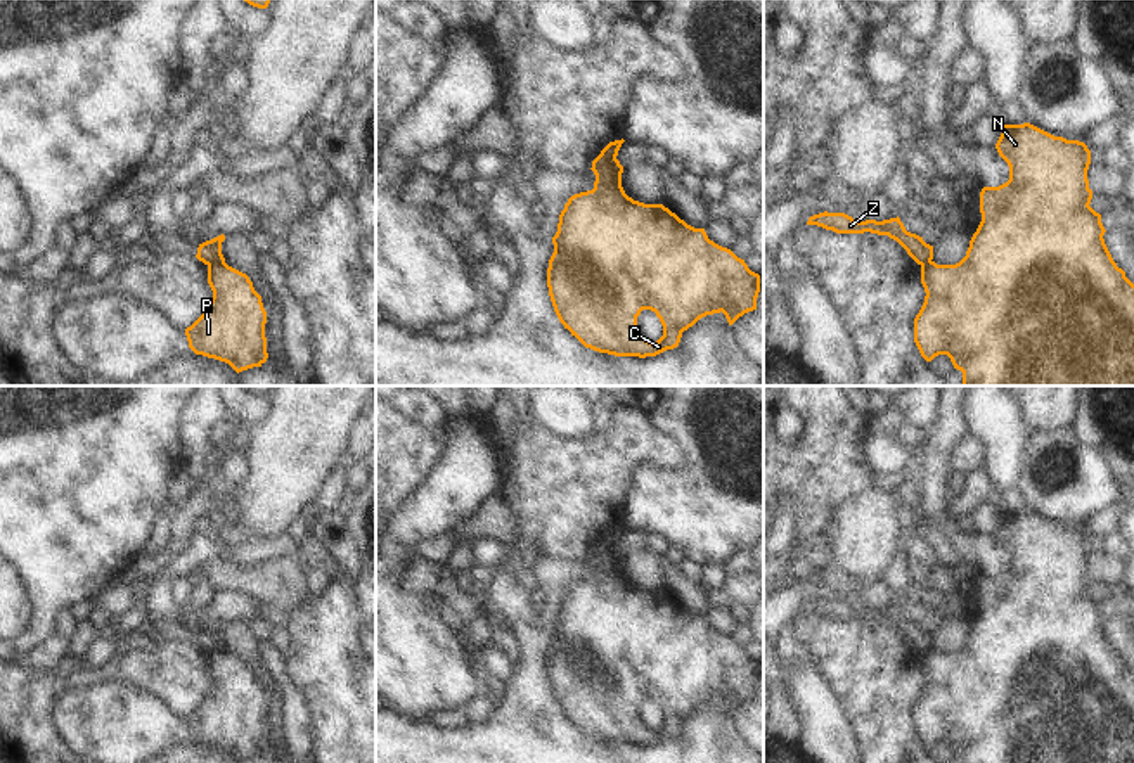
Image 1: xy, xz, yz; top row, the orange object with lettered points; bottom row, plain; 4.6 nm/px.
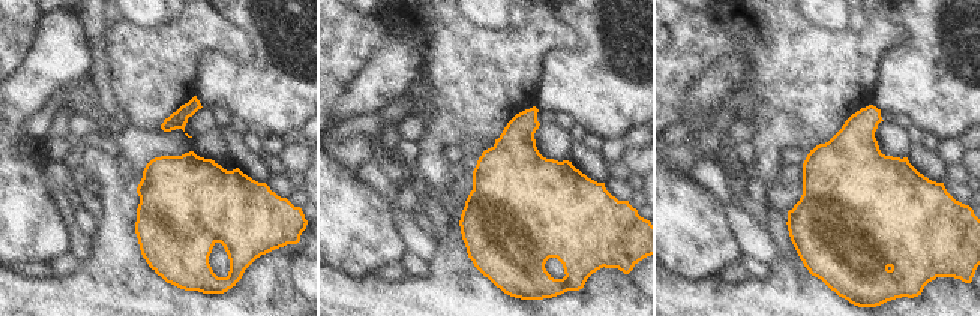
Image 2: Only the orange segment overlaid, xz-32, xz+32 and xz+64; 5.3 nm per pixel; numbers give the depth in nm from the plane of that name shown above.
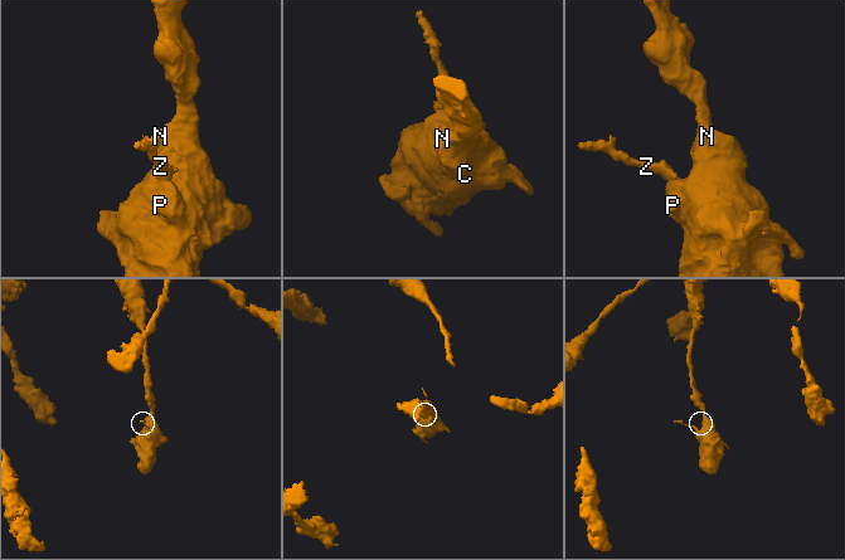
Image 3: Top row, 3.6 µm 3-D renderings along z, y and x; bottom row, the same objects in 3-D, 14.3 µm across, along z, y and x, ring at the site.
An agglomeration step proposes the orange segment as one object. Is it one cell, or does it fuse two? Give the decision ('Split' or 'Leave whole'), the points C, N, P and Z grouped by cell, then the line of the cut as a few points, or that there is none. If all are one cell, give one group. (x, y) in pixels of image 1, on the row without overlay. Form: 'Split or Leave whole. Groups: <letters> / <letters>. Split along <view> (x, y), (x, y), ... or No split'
Split. Groups: C N P / Z. Split along xy (224, 649), (208, 653)

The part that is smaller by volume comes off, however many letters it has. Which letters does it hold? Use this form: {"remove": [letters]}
{"remove": ["Z"]}

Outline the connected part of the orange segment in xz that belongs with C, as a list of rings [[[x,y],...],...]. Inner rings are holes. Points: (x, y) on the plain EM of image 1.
[[[618,538],[599,542],[592,548],[594,576],[568,587],[552,625],[554,640],[549,647],[547,675],[564,716],[594,739],[646,746],[677,735],[682,720],[706,702],[722,699],[732,713],[744,701],[757,697],[760,663],[731,637],[710,628],[705,616],[687,612],[663,592],[644,592],[628,585],[622,574],[623,554],[616,543]],[[642,697],[654,699],[663,713],[663,723],[656,730],[648,728],[637,716]]]

